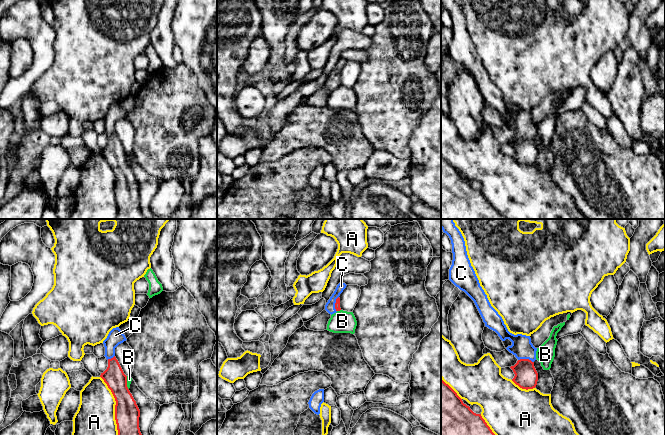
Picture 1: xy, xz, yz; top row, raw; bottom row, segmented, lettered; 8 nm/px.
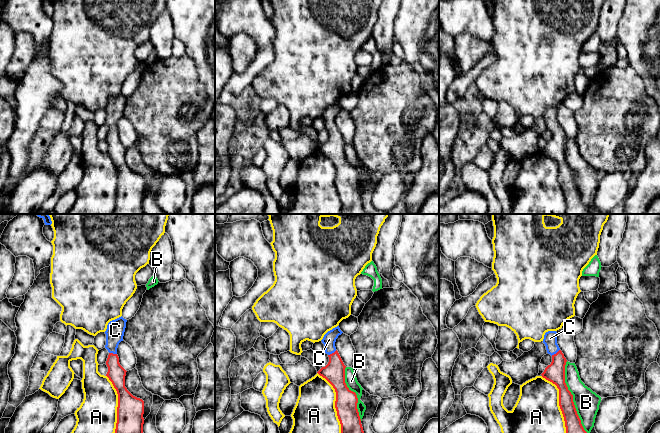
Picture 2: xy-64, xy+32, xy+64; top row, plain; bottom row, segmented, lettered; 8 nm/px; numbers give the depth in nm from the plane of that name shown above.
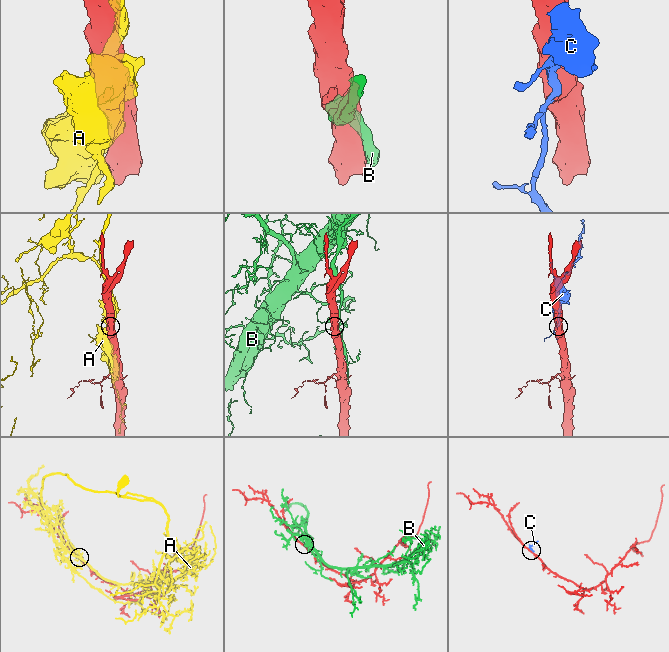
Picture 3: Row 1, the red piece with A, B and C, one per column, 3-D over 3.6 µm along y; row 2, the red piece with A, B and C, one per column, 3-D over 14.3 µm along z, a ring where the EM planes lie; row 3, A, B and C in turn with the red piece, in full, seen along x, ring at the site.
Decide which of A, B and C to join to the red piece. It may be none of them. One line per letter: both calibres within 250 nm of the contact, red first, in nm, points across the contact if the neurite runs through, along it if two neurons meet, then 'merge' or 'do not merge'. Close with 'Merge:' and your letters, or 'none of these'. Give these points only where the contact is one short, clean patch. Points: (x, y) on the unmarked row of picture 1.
A: 200/360 nm | do not merge
B: 50/180 nm | do not merge
C: 190/170 nm | across yz (526, 153), (526, 135), (526, 129), (522, 124) | merge
Merge: C

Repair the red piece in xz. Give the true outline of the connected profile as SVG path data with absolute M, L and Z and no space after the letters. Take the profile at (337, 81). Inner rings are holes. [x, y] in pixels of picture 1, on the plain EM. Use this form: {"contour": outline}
{"contour": "M340 58L334 69L332 70L332 72L330 73L330 75L328 76L328 78L325 81L325 86L329 89L329 90L334 90L337 87L340 87L340 70L343 68L343 66L346 64L346 60L343 58Z"}

